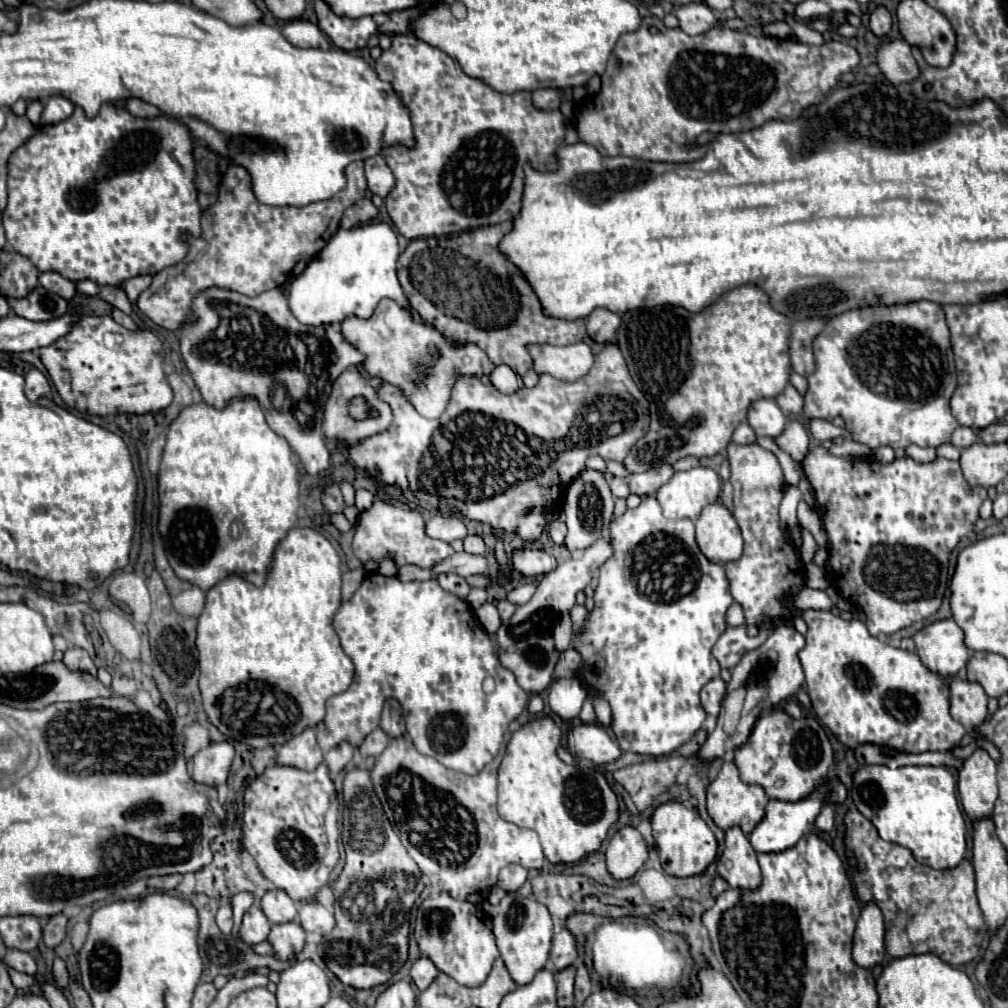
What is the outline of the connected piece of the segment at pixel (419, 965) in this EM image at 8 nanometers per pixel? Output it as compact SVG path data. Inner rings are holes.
M421 955L411 967L411 979L419 987L419 991L425 991L437 975L439 975L439 969L433 965L433 961L427 955Z

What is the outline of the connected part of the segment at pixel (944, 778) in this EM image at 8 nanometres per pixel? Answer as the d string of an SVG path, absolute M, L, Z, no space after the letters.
M863 765L853 775L851 797L857 809L877 827L881 839L907 847L919 863L925 863L933 869L949 869L961 863L967 851L967 825L963 811L959 809L955 795L955 776L948 767L897 767L889 769L887 765Z

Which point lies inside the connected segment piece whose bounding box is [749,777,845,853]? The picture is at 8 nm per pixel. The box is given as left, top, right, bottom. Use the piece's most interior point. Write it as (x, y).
(785, 823)

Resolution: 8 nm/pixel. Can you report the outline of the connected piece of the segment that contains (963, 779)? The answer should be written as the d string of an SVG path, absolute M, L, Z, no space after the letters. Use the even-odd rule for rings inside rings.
M977 749L959 769L959 795L963 811L971 821L987 819L997 801L997 767L987 751Z

